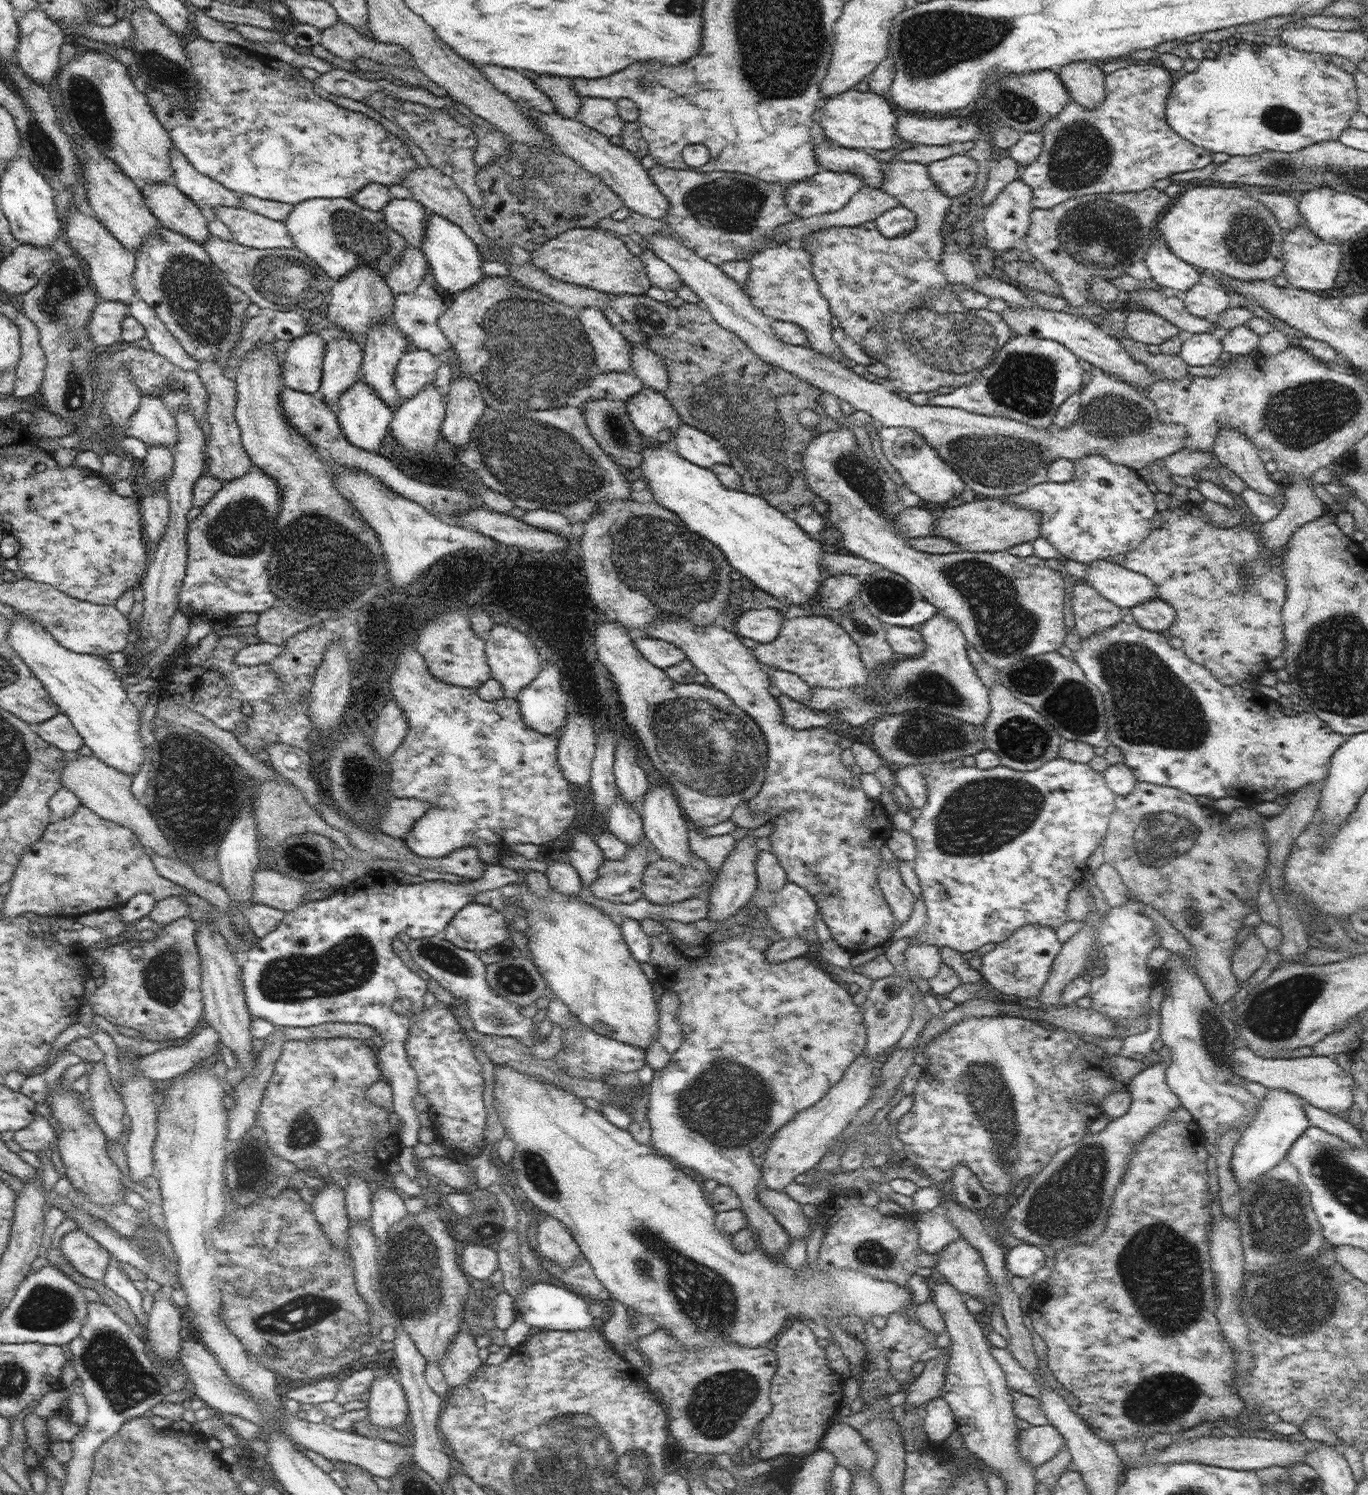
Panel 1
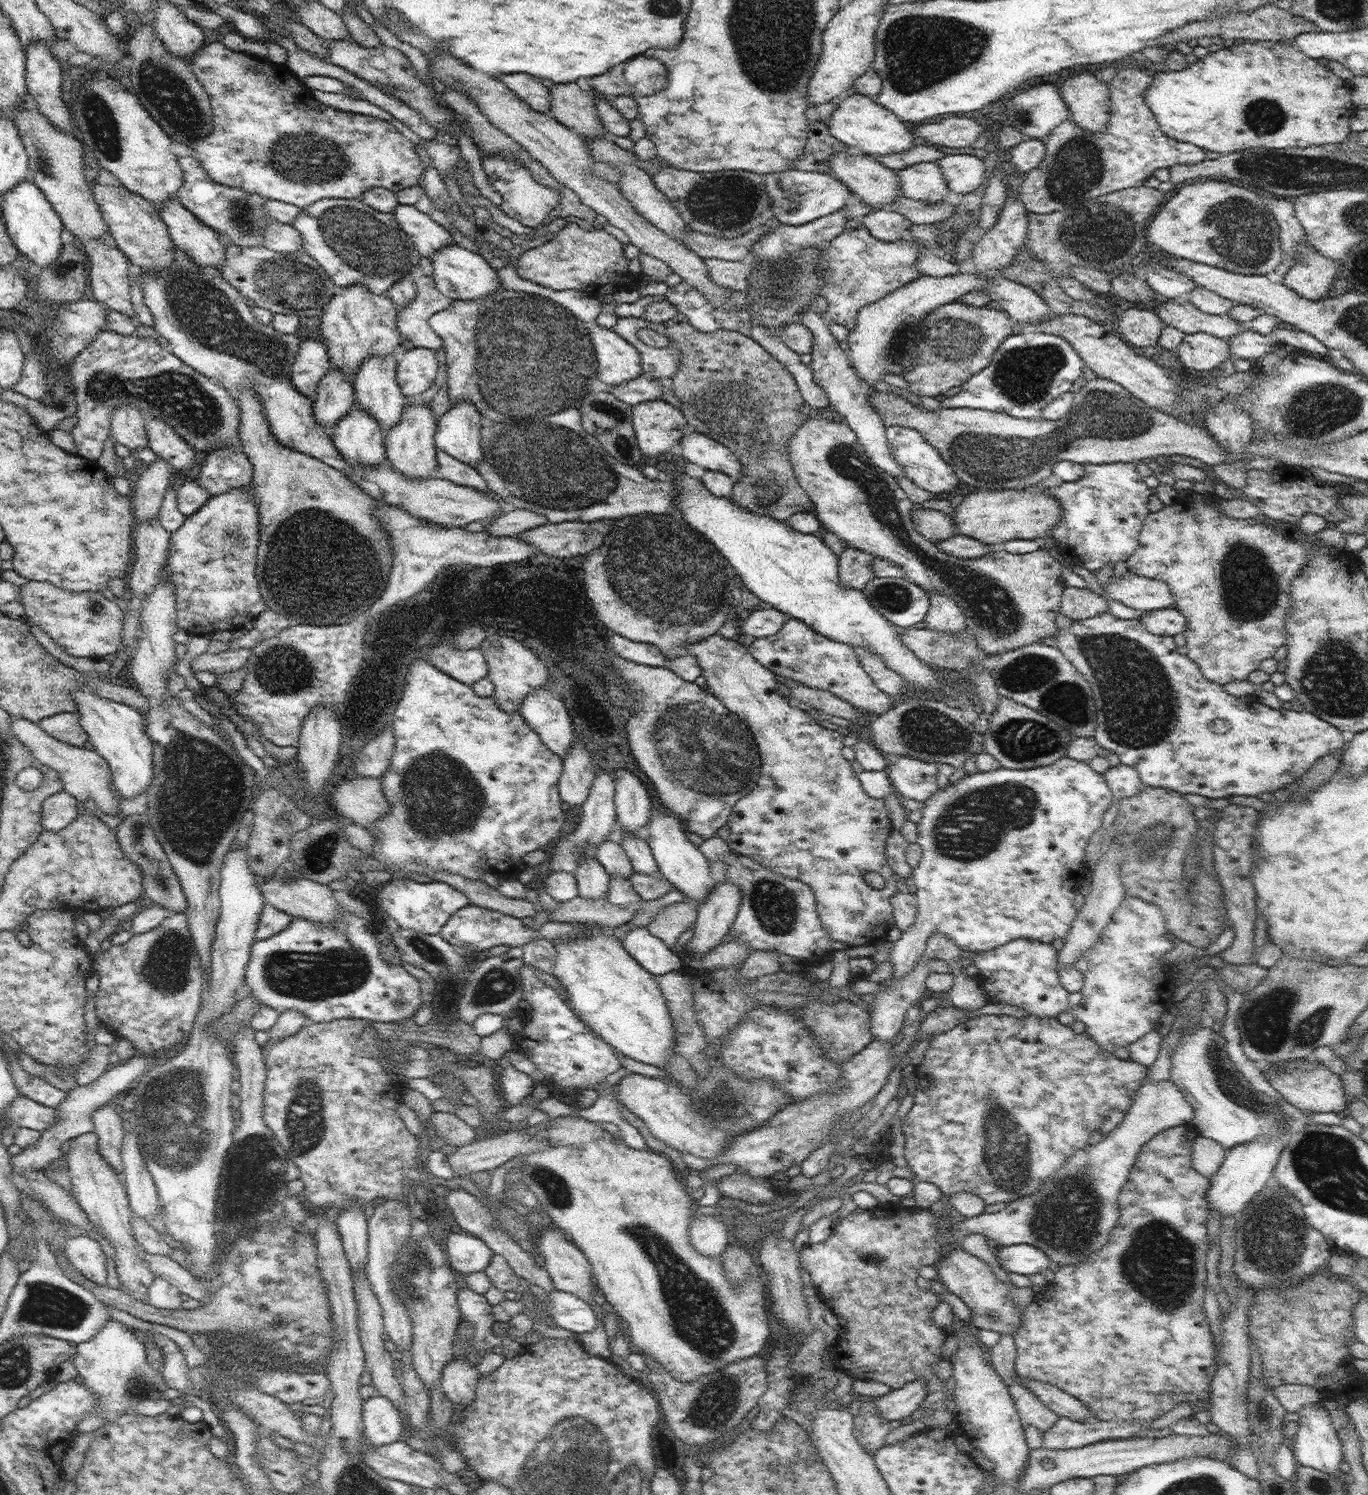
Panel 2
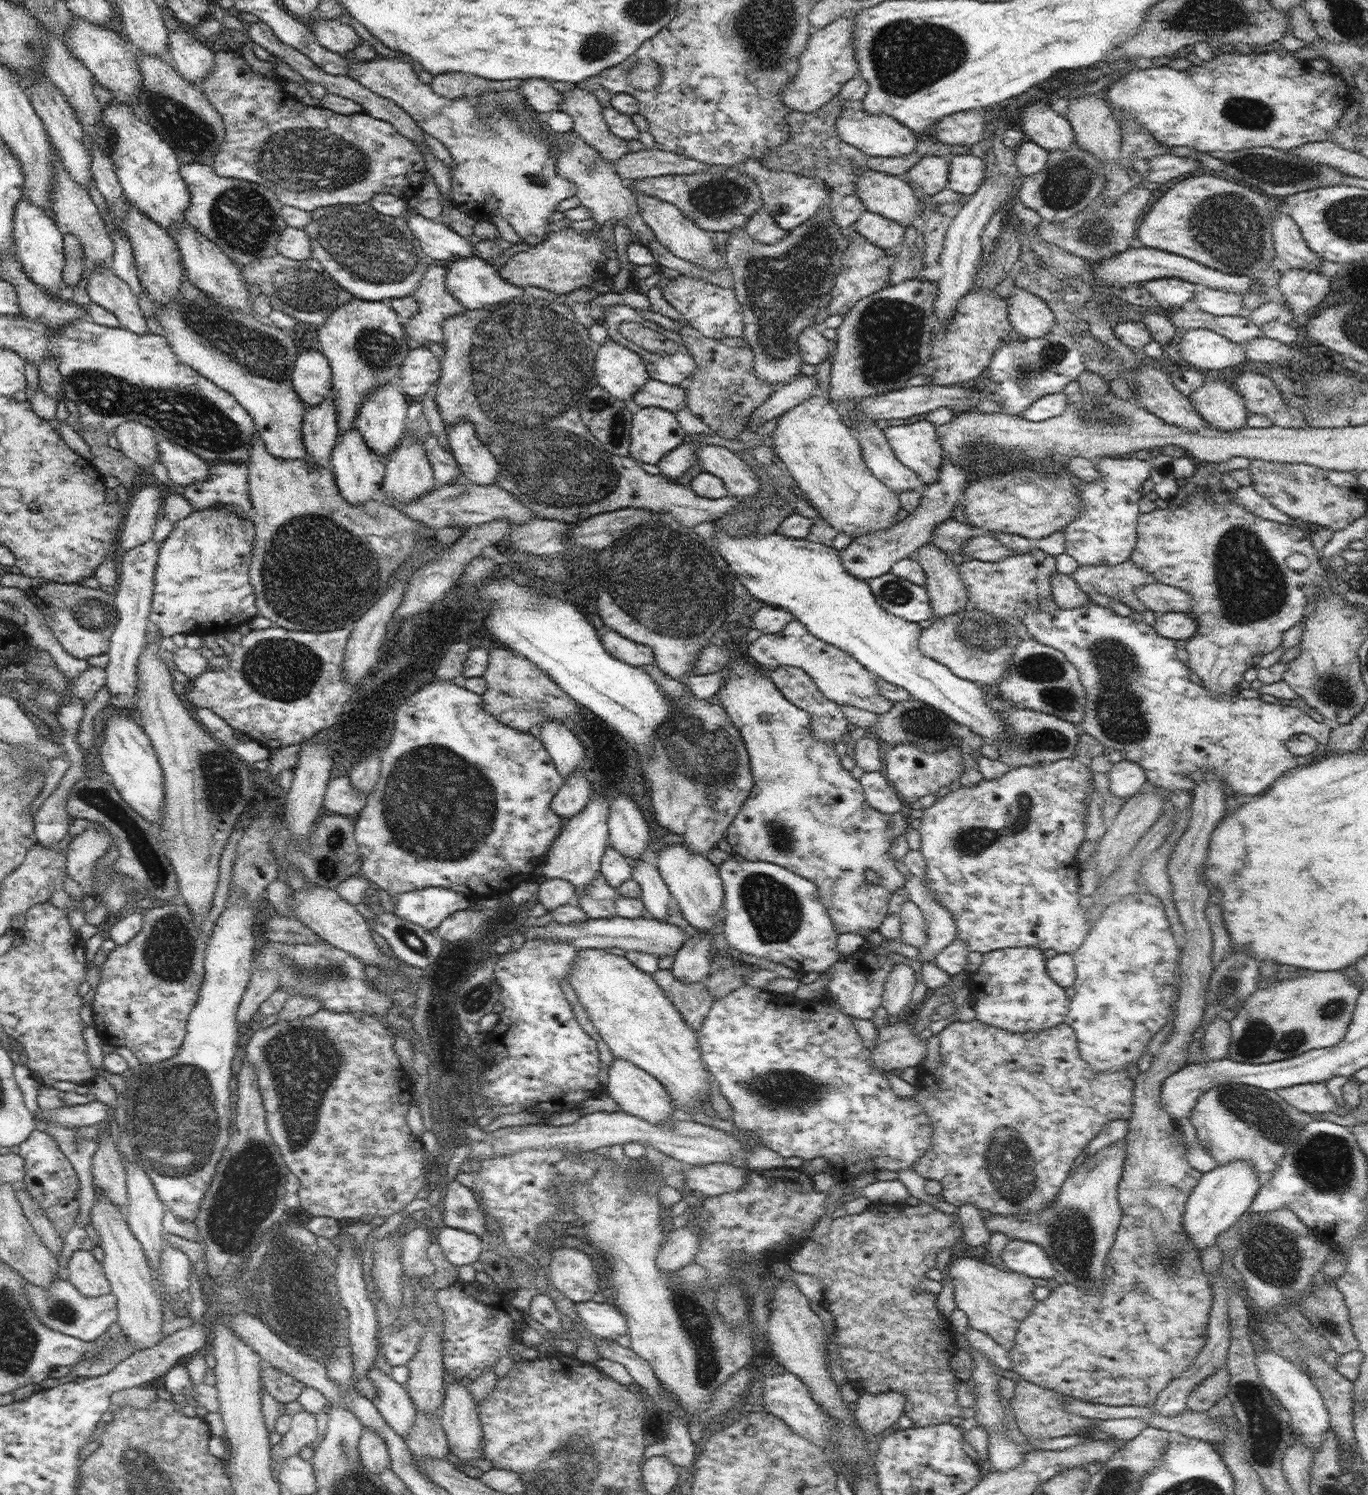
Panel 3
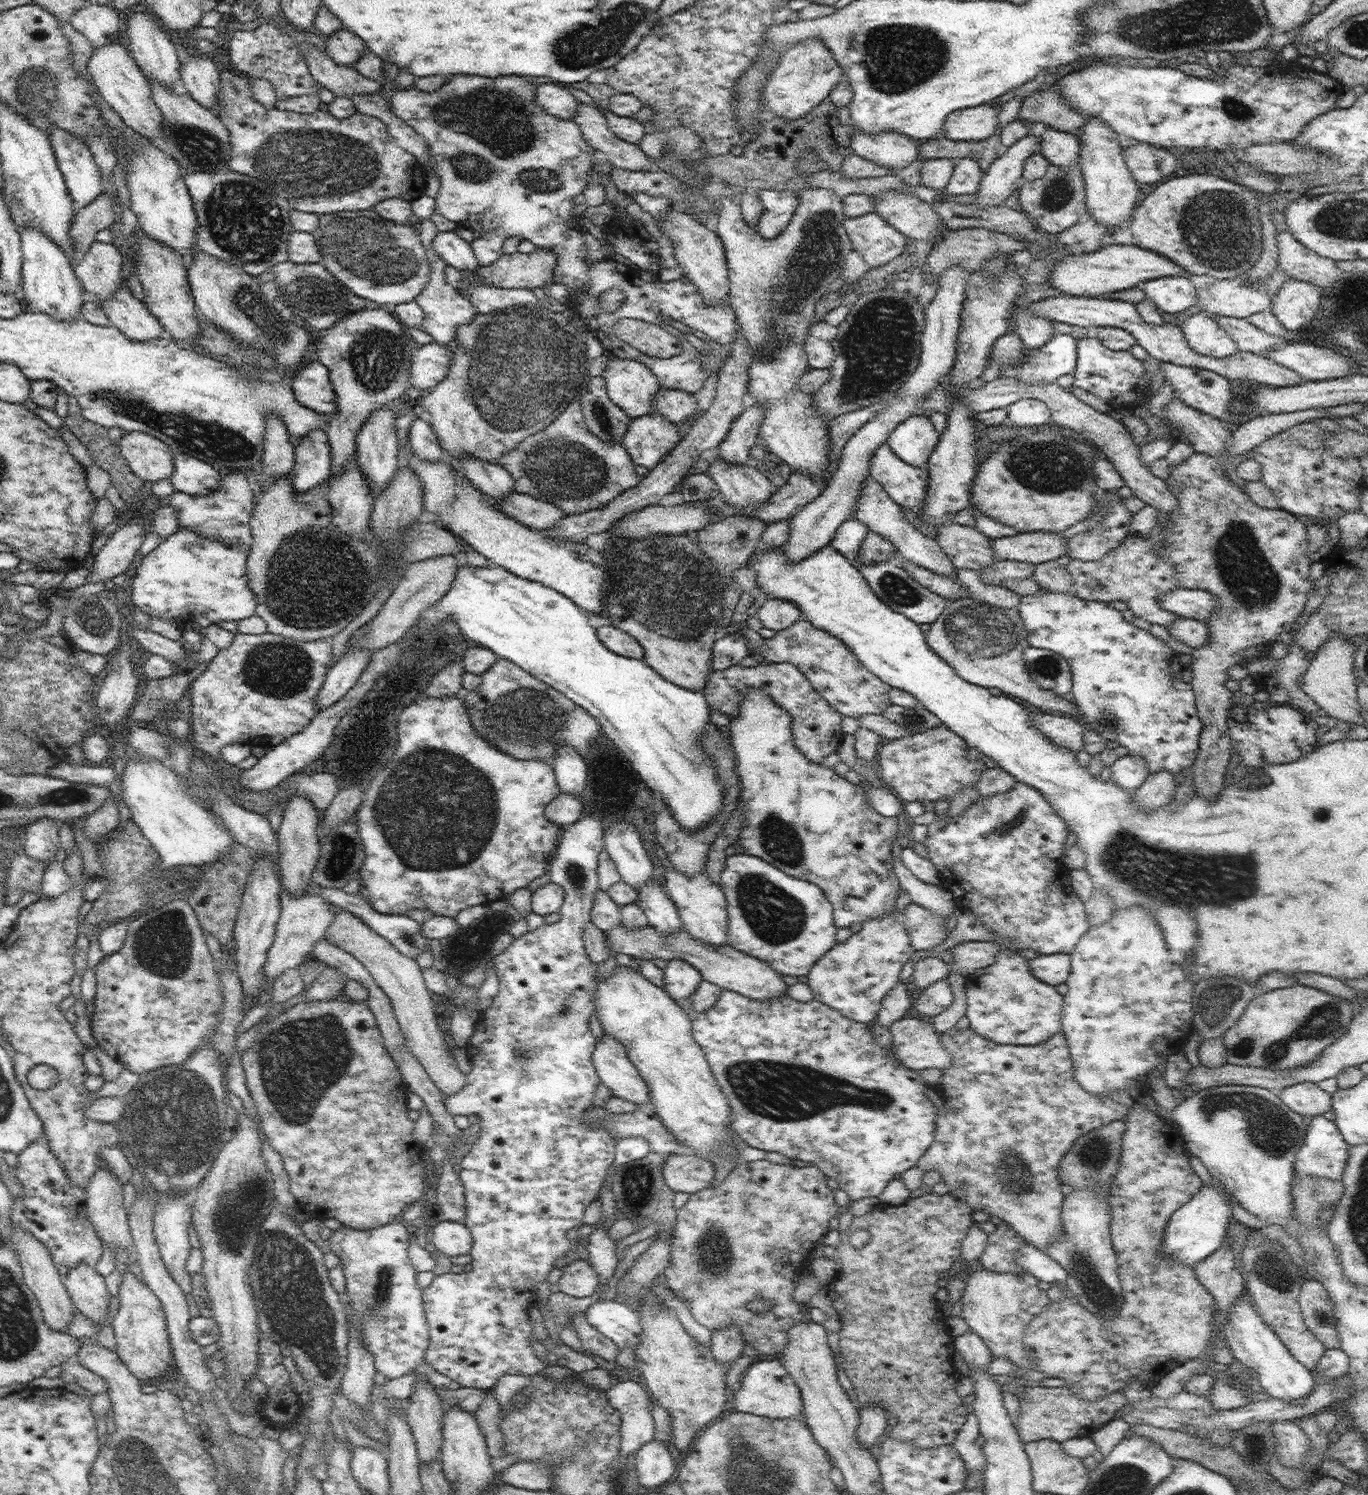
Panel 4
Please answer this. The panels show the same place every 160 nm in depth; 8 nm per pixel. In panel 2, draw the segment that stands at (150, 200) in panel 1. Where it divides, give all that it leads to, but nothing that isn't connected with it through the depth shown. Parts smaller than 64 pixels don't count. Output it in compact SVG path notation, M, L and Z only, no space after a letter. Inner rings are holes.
M177 196L161 206L159 214L176 249L193 258L200 268L216 268L221 272L225 261L225 246L220 243L213 228L186 210Z

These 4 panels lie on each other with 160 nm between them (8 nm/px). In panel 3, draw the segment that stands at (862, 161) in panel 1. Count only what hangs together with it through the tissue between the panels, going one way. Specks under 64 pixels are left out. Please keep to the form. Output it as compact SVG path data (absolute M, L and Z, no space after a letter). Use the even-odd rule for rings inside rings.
M865 168L858 176L855 194L860 198L865 211L880 214L900 225L909 222L918 227L925 220L923 204L904 177Z

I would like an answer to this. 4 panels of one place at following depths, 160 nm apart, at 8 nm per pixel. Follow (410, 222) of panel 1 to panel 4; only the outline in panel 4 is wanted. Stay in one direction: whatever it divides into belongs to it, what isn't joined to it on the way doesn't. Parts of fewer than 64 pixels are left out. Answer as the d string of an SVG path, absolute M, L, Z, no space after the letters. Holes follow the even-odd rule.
M454 230L437 231L432 248L447 265L454 266L462 273L474 272L479 268L470 243L458 236Z

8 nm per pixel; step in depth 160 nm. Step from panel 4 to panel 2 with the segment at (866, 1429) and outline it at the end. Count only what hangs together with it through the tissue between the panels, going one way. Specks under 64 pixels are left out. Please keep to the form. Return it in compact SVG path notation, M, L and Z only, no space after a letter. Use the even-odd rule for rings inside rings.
M914 1380L903 1388L876 1398L875 1405L882 1418L907 1421L910 1414L921 1408L926 1395L926 1382Z

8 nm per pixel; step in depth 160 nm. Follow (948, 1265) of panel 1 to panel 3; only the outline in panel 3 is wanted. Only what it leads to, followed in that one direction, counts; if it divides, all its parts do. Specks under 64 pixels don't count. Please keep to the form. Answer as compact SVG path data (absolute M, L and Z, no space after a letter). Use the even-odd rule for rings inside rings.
M971 1256L953 1257L949 1275L954 1285L955 1303L966 1313L969 1326L988 1334L1009 1351L1015 1345L1020 1323L1036 1304L1034 1279L1010 1269L1006 1272L1004 1267L993 1266L991 1261L977 1260Z

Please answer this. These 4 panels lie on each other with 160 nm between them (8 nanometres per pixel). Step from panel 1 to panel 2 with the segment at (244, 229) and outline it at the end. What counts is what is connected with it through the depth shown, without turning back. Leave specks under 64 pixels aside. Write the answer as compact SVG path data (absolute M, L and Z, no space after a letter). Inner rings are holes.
M272 219L263 230L262 247L278 253L293 253L303 248L301 234L293 225Z

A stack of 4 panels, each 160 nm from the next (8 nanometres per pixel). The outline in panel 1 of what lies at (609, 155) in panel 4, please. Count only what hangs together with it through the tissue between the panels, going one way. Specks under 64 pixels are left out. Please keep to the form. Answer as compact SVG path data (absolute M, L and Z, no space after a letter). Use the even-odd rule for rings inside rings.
M542 74L533 80L533 84L554 103L556 112L566 118L578 118L580 105L584 98L576 94L570 78Z

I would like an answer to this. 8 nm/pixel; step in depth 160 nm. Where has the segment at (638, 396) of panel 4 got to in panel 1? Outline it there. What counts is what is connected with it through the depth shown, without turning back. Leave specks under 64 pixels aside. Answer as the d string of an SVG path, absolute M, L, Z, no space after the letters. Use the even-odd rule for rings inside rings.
M581 307L579 319L593 346L593 361L600 373L626 372L631 368L631 346L601 309Z

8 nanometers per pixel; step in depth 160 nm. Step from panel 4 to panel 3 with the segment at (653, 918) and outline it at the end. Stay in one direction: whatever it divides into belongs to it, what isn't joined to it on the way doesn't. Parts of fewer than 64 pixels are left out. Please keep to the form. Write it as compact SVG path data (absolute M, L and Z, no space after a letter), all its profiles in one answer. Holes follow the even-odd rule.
M638 859L633 867L632 879L641 886L640 898L644 908L651 912L652 918L665 922L673 901L671 892L659 873L659 868Z

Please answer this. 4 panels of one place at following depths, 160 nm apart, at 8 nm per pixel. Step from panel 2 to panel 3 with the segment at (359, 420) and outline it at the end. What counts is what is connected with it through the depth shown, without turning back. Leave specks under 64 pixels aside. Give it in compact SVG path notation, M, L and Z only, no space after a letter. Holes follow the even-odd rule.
M350 428L337 438L329 463L335 474L338 490L349 503L361 505L378 497L386 474L386 463L365 443L358 428Z

